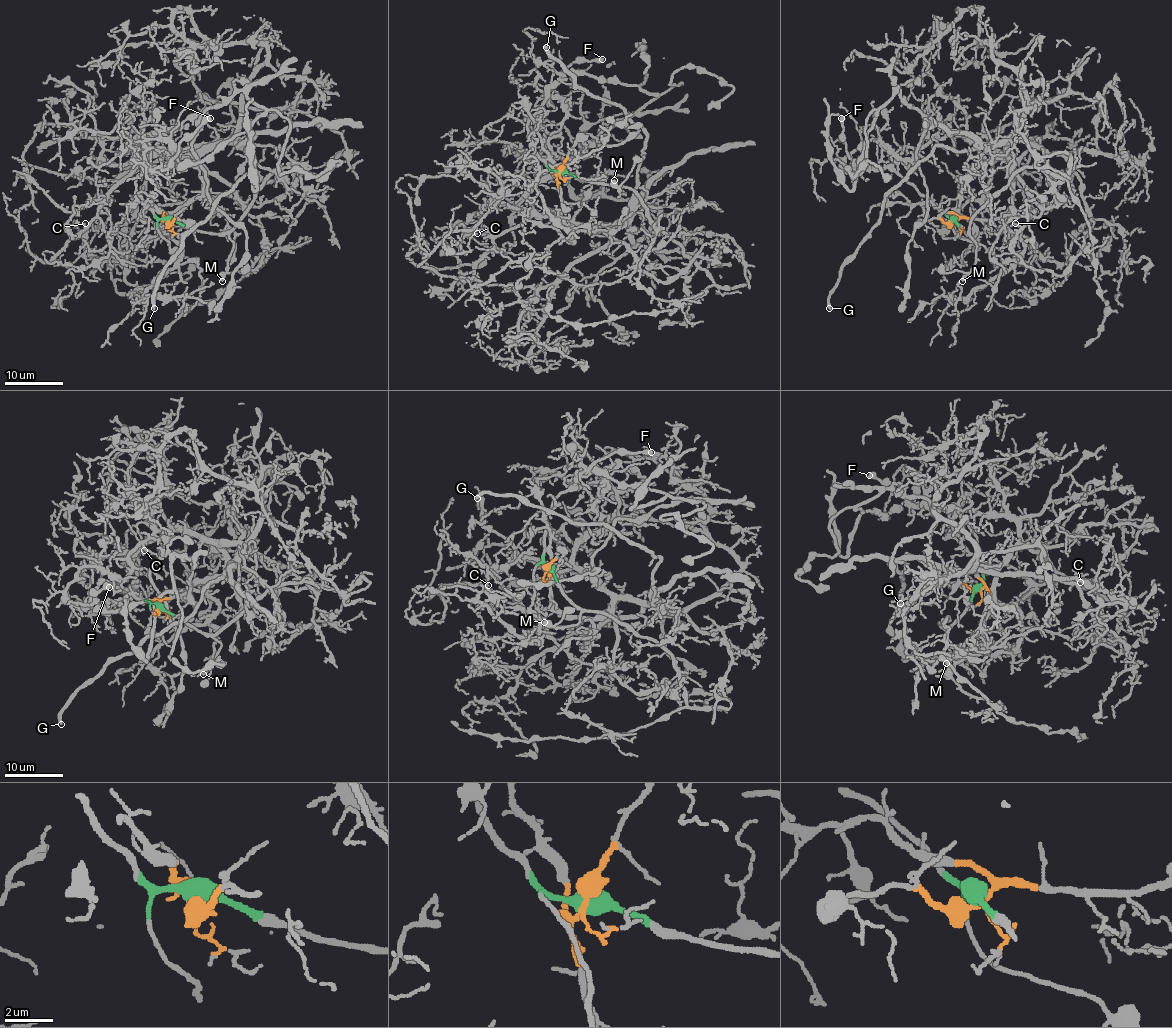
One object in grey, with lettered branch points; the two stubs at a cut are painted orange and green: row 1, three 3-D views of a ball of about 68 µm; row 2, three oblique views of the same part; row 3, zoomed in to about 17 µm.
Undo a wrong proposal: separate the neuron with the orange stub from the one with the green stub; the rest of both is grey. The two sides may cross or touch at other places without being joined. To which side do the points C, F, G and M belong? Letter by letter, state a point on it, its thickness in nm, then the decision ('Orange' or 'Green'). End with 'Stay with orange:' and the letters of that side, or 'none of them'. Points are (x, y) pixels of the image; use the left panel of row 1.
C: Place: (85, 223). Thickness 140 nm. Orange
F: Place: (210, 118). Thickness 550 nm. Green
G: Place: (154, 308). Thickness 320 nm. Orange
M: Place: (222, 281). Thickness 500 nm. Green
Stay with orange: C, G

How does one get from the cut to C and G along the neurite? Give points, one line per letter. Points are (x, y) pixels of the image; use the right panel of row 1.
C: (954, 222), (999, 218), (1011, 206), (1013, 165), (999, 153), (985, 208), (1005, 227), (1015, 224)
G: (954, 222), (999, 218), (1011, 206), (1007, 143), (936, 146), (883, 199), (829, 309)

